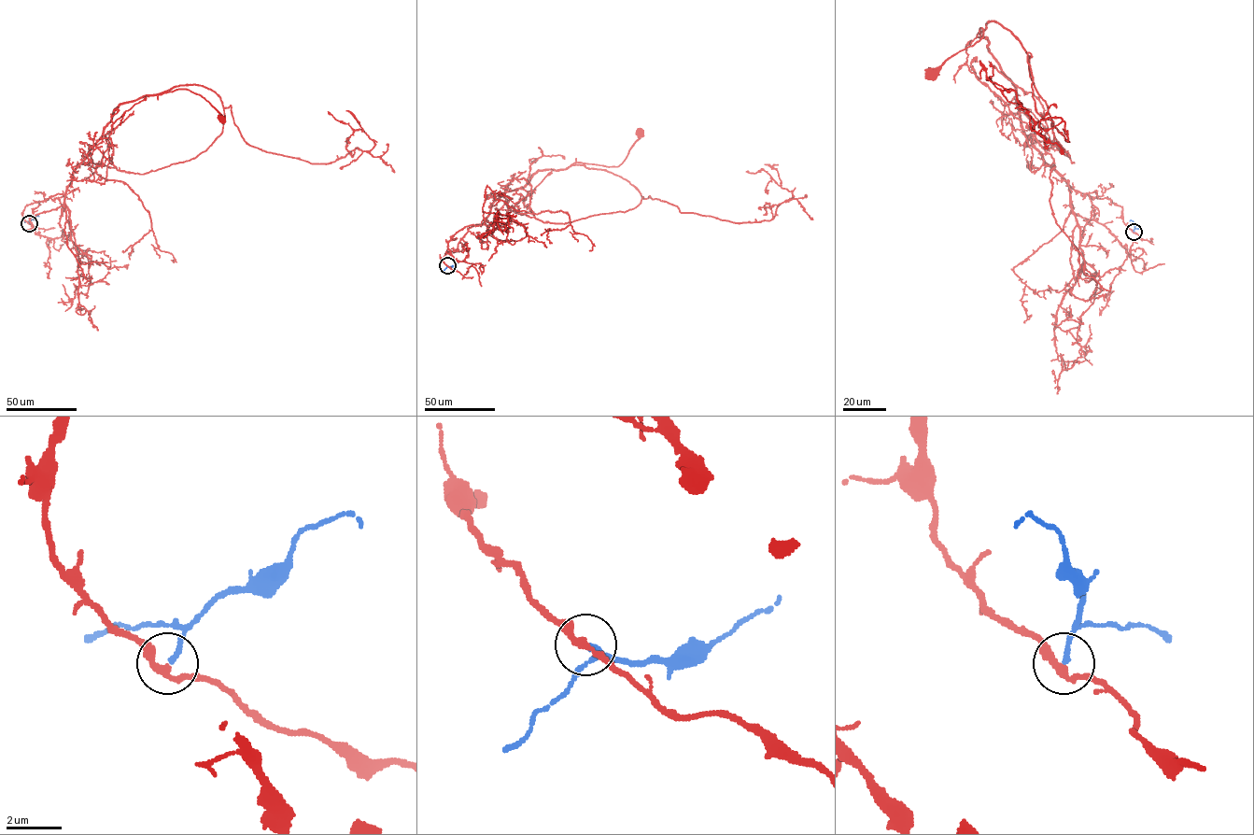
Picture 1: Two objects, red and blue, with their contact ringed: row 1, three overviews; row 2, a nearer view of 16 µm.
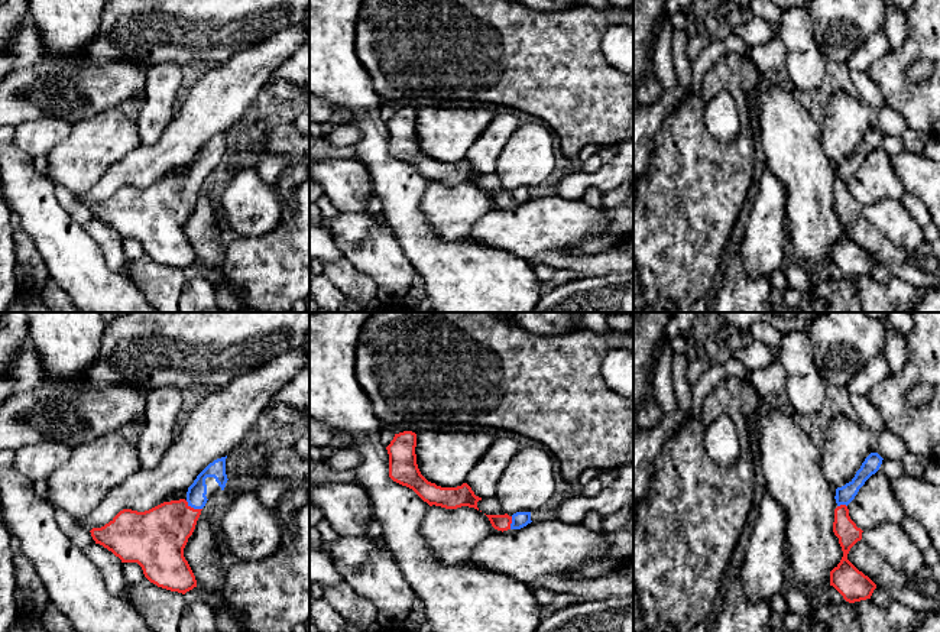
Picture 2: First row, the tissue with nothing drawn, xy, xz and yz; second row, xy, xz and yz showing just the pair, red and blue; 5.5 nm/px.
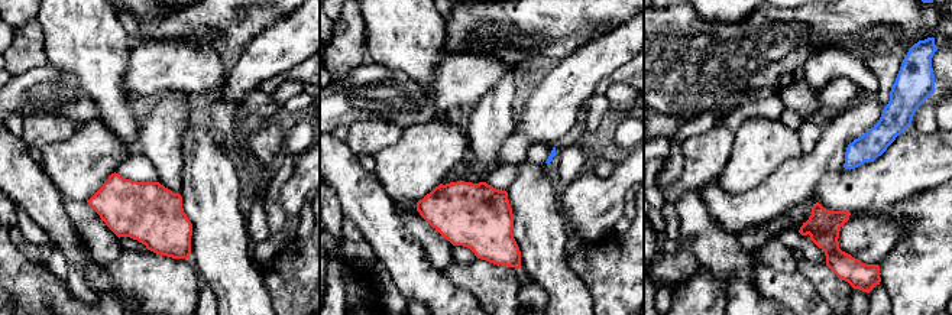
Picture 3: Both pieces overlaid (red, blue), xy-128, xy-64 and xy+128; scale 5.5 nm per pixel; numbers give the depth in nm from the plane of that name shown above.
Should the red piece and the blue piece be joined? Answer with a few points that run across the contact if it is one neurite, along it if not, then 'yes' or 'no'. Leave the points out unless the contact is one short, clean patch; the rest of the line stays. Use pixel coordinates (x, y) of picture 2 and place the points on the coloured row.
xy (158, 537), (193, 508), (195, 496) | yes

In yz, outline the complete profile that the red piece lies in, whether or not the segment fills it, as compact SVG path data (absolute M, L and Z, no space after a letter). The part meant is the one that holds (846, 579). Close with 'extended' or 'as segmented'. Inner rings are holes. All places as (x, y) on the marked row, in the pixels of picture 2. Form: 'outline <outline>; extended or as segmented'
outline M871 453L855 477L845 486L836 489L834 499L837 508L834 509L833 532L839 538L843 557L830 571L830 586L849 603L871 599L876 584L847 560L850 548L862 539L863 532L850 519L847 505L855 499L865 482L879 470L882 460L878 453Z; extended

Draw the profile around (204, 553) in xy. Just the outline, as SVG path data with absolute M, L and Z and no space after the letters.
M200 516L184 548L184 557L195 576L197 587L218 597L224 581L224 555L220 531L207 518Z

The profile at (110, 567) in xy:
M100 544L90 545L84 550L84 554L100 571L106 589L114 597L124 599L129 584L124 580L121 560Z

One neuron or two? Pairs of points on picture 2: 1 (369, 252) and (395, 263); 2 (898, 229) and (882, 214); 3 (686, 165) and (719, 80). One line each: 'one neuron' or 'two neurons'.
1: one neuron
2: one neuron
3: one neuron

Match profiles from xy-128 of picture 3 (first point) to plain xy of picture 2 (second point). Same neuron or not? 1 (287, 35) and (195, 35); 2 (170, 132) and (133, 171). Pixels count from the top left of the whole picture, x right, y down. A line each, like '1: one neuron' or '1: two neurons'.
1: two neurons
2: two neurons

